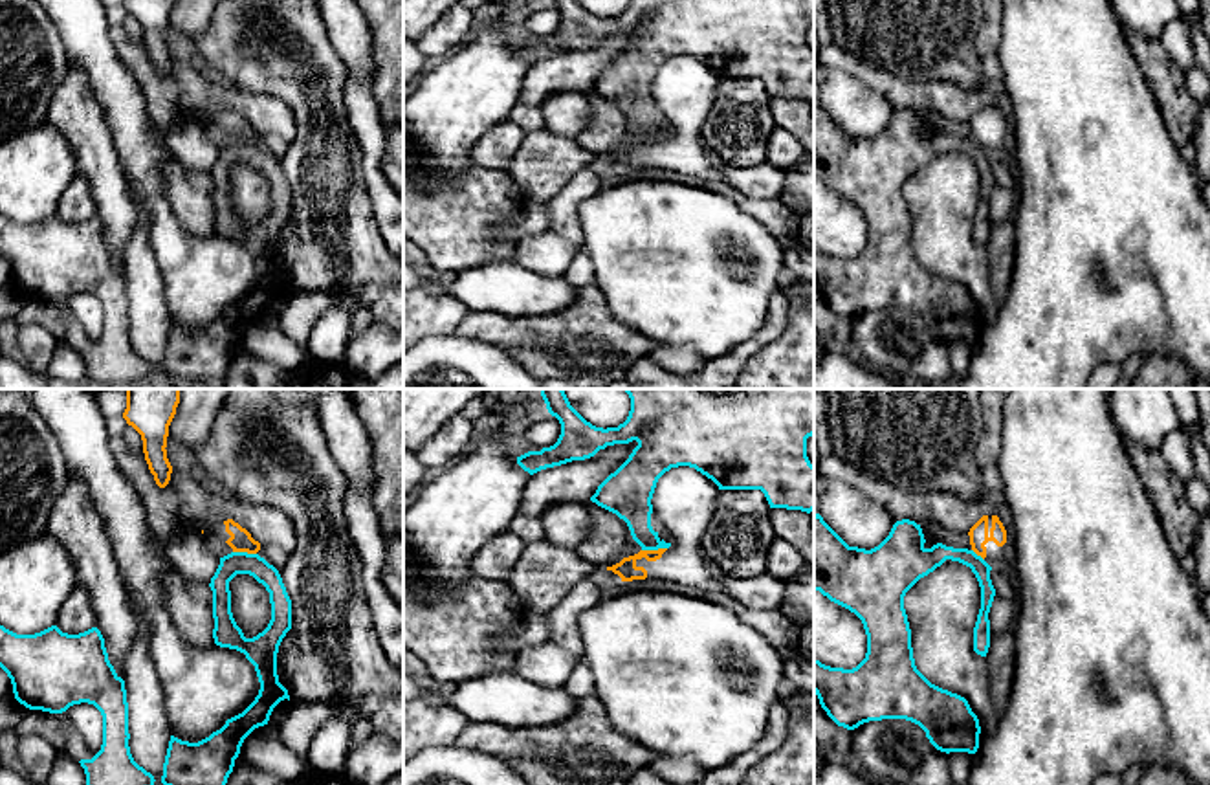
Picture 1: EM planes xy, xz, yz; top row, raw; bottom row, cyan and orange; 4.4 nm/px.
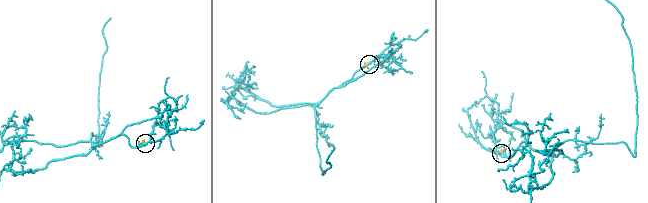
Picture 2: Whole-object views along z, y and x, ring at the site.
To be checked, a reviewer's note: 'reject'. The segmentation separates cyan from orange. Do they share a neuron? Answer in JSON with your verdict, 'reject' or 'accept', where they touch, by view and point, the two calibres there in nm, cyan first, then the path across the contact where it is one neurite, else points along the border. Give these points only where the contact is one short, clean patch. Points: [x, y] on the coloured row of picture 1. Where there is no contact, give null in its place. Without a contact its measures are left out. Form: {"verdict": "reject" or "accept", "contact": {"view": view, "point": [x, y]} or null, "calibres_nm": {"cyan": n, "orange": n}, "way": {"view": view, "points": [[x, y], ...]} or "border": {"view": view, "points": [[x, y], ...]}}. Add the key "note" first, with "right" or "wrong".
{"note": "right", "verdict": "reject", "contact": {"view": "xz", "point": [653, 549]}, "calibres_nm": {"cyan": 190, "orange": 90}, "border": {"view": "xz", "points": [[666, 547], [642, 551]]}}

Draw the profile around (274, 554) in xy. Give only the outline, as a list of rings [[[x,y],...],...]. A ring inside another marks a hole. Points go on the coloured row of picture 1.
[[[233,519],[214,523],[211,528],[204,530],[204,536],[207,539],[220,537],[233,548],[233,552],[258,554],[277,570],[280,570],[290,558],[290,552],[279,545],[260,545],[258,541],[255,541],[251,534]]]

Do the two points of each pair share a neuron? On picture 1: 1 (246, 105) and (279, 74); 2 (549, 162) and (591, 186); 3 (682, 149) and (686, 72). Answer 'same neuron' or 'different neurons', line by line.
1: different neurons
2: different neurons
3: same neuron

